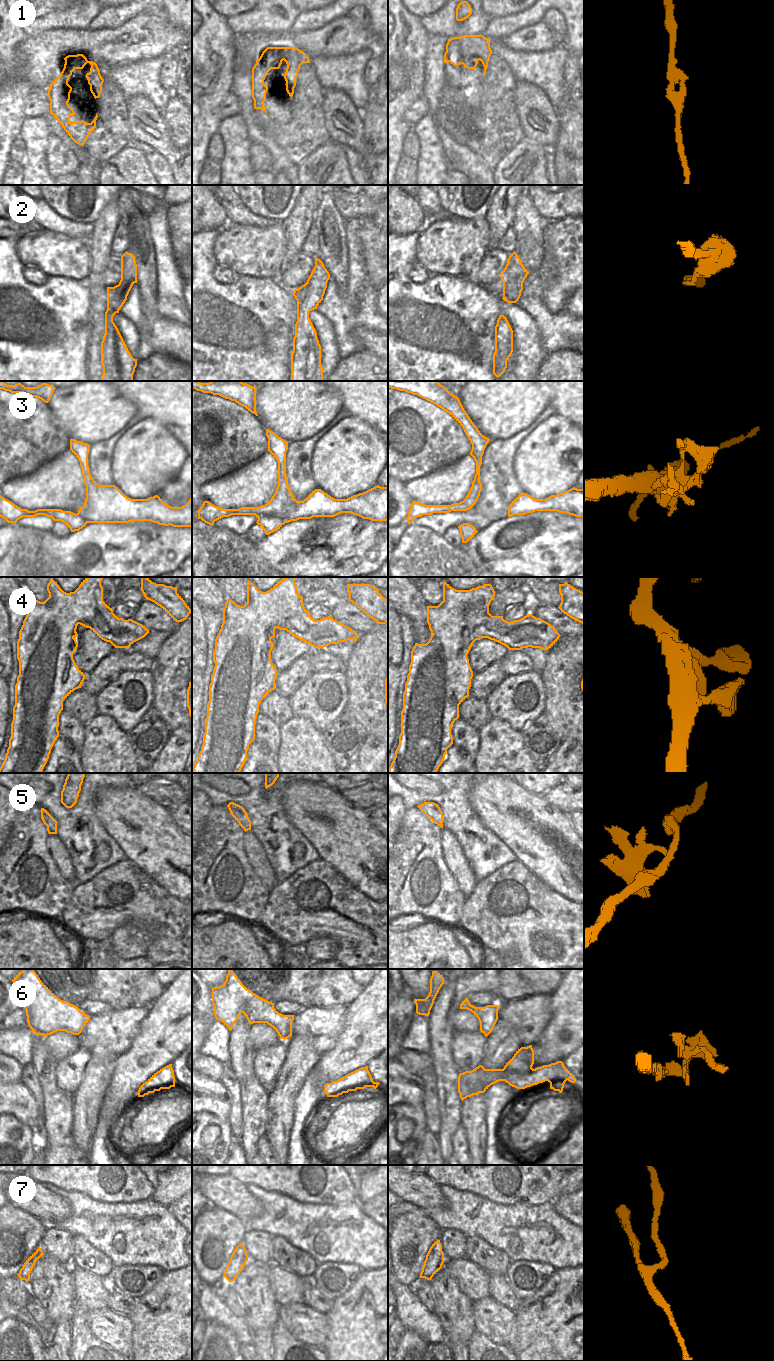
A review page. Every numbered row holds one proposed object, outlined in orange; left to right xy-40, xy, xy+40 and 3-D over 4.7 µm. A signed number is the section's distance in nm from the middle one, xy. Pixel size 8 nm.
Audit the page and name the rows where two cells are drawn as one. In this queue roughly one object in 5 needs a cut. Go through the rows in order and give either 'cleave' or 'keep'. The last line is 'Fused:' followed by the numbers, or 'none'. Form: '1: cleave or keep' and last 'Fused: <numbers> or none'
1: keep
2: keep
3: keep
4: keep
5: cleave
6: keep
7: keep
Fused: 5

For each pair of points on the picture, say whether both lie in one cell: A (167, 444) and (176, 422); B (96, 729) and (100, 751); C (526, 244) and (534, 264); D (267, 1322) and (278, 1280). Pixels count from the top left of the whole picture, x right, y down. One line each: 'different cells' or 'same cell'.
A: different cells
B: same cell
C: same cell
D: different cells

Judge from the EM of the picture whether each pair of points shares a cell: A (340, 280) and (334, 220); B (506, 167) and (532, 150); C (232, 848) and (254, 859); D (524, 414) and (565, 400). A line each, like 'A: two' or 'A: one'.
A: one
B: one
C: two
D: two

